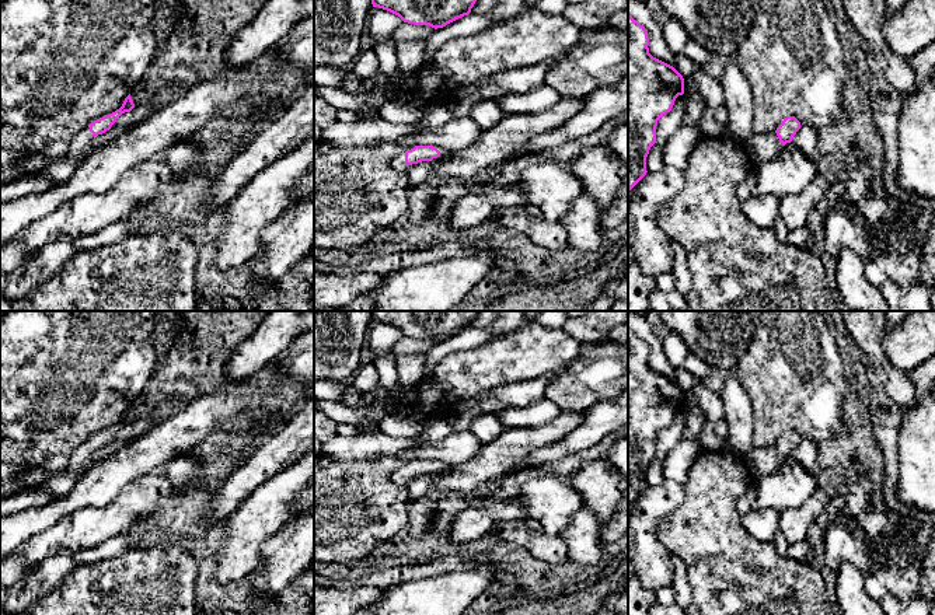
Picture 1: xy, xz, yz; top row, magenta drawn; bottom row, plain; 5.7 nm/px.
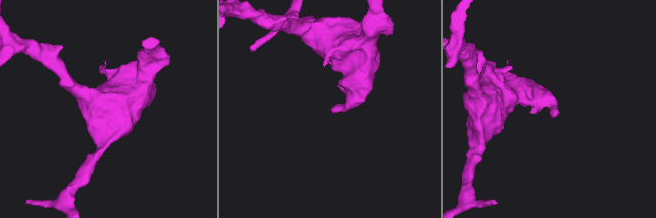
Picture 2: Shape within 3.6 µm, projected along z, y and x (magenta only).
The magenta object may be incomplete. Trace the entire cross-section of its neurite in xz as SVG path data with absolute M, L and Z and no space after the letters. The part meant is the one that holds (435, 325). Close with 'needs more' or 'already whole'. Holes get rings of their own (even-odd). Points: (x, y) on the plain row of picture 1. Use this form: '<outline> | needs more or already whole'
M369 311L373 321L398 329L404 336L435 343L468 329L477 311Z | already whole

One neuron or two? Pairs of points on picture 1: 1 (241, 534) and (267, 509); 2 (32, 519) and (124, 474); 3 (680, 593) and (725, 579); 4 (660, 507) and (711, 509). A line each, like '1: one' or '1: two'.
1: one
2: one
3: two
4: two

